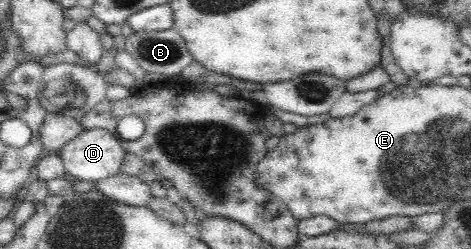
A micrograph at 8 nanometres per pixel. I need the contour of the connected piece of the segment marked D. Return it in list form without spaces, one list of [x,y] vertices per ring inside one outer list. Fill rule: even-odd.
[[[102,128],[82,130],[76,139],[64,144],[58,151],[63,162],[65,174],[77,183],[96,183],[121,172],[127,152],[122,148],[115,135]]]

